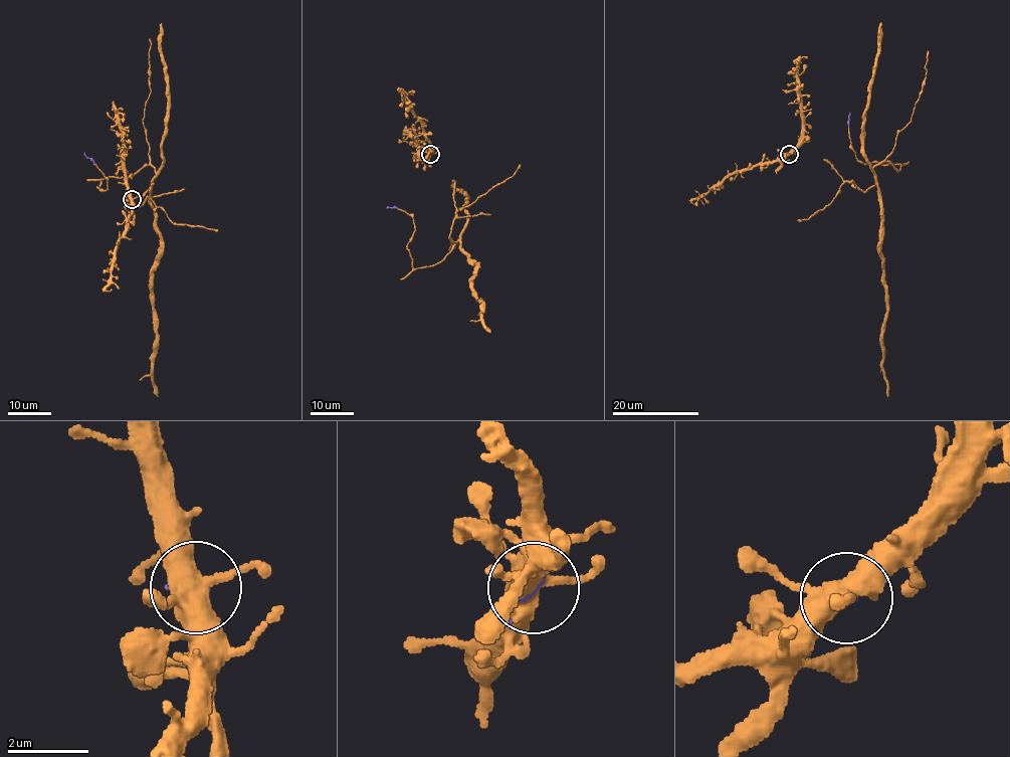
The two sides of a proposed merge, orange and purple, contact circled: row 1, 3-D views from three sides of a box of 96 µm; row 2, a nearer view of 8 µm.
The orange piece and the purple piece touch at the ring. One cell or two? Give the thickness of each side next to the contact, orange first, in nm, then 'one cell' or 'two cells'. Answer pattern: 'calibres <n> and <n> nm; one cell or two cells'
calibres 480 and 90 nm; one cell

